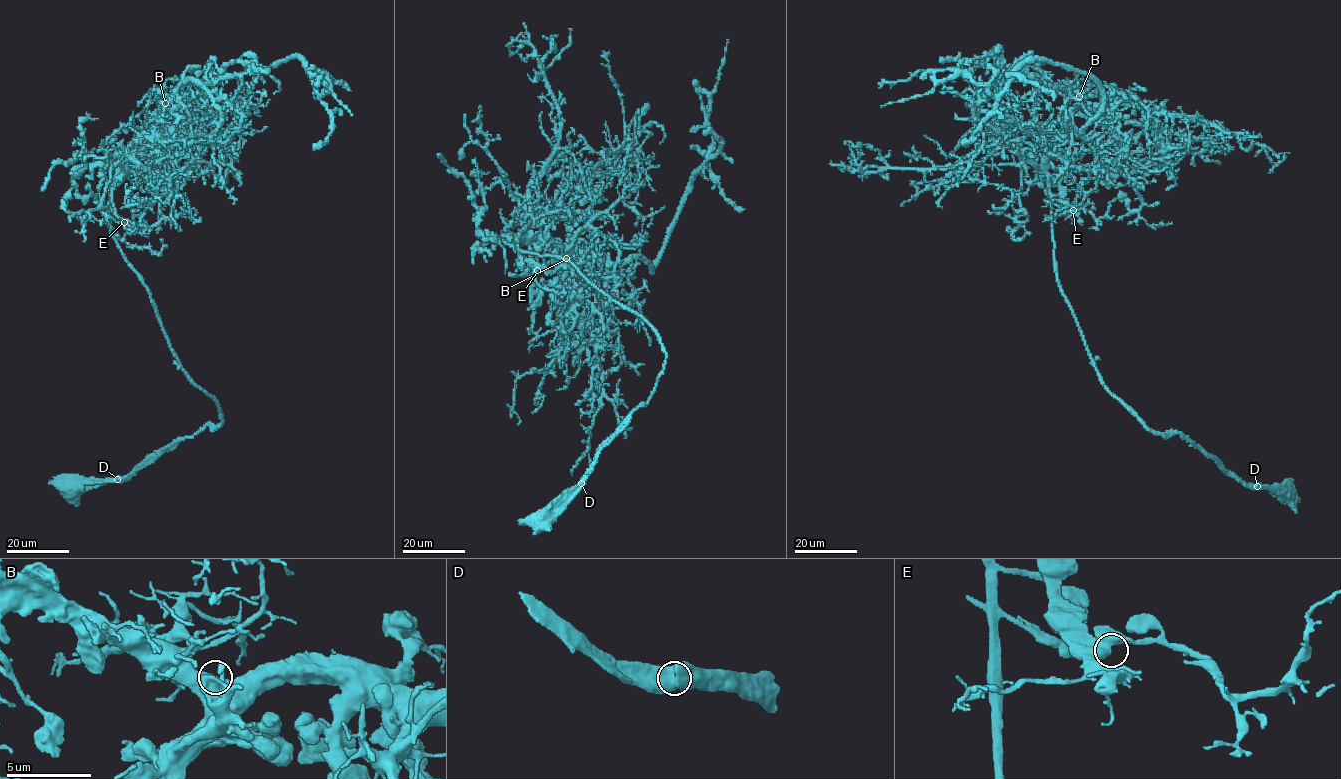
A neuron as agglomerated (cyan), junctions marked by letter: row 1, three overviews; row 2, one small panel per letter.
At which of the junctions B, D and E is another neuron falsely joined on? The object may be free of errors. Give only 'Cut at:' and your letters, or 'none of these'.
Cut at: none of these

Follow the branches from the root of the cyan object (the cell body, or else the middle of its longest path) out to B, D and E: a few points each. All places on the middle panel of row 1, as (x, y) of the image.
B: (543, 517), (649, 399), (666, 356), (640, 316), (568, 260), (517, 244), (550, 240), (571, 250), (566, 258)
D: (543, 517), (581, 483)
E: (543, 517), (649, 399), (666, 356), (640, 316), (568, 260), (517, 244), (537, 270)

